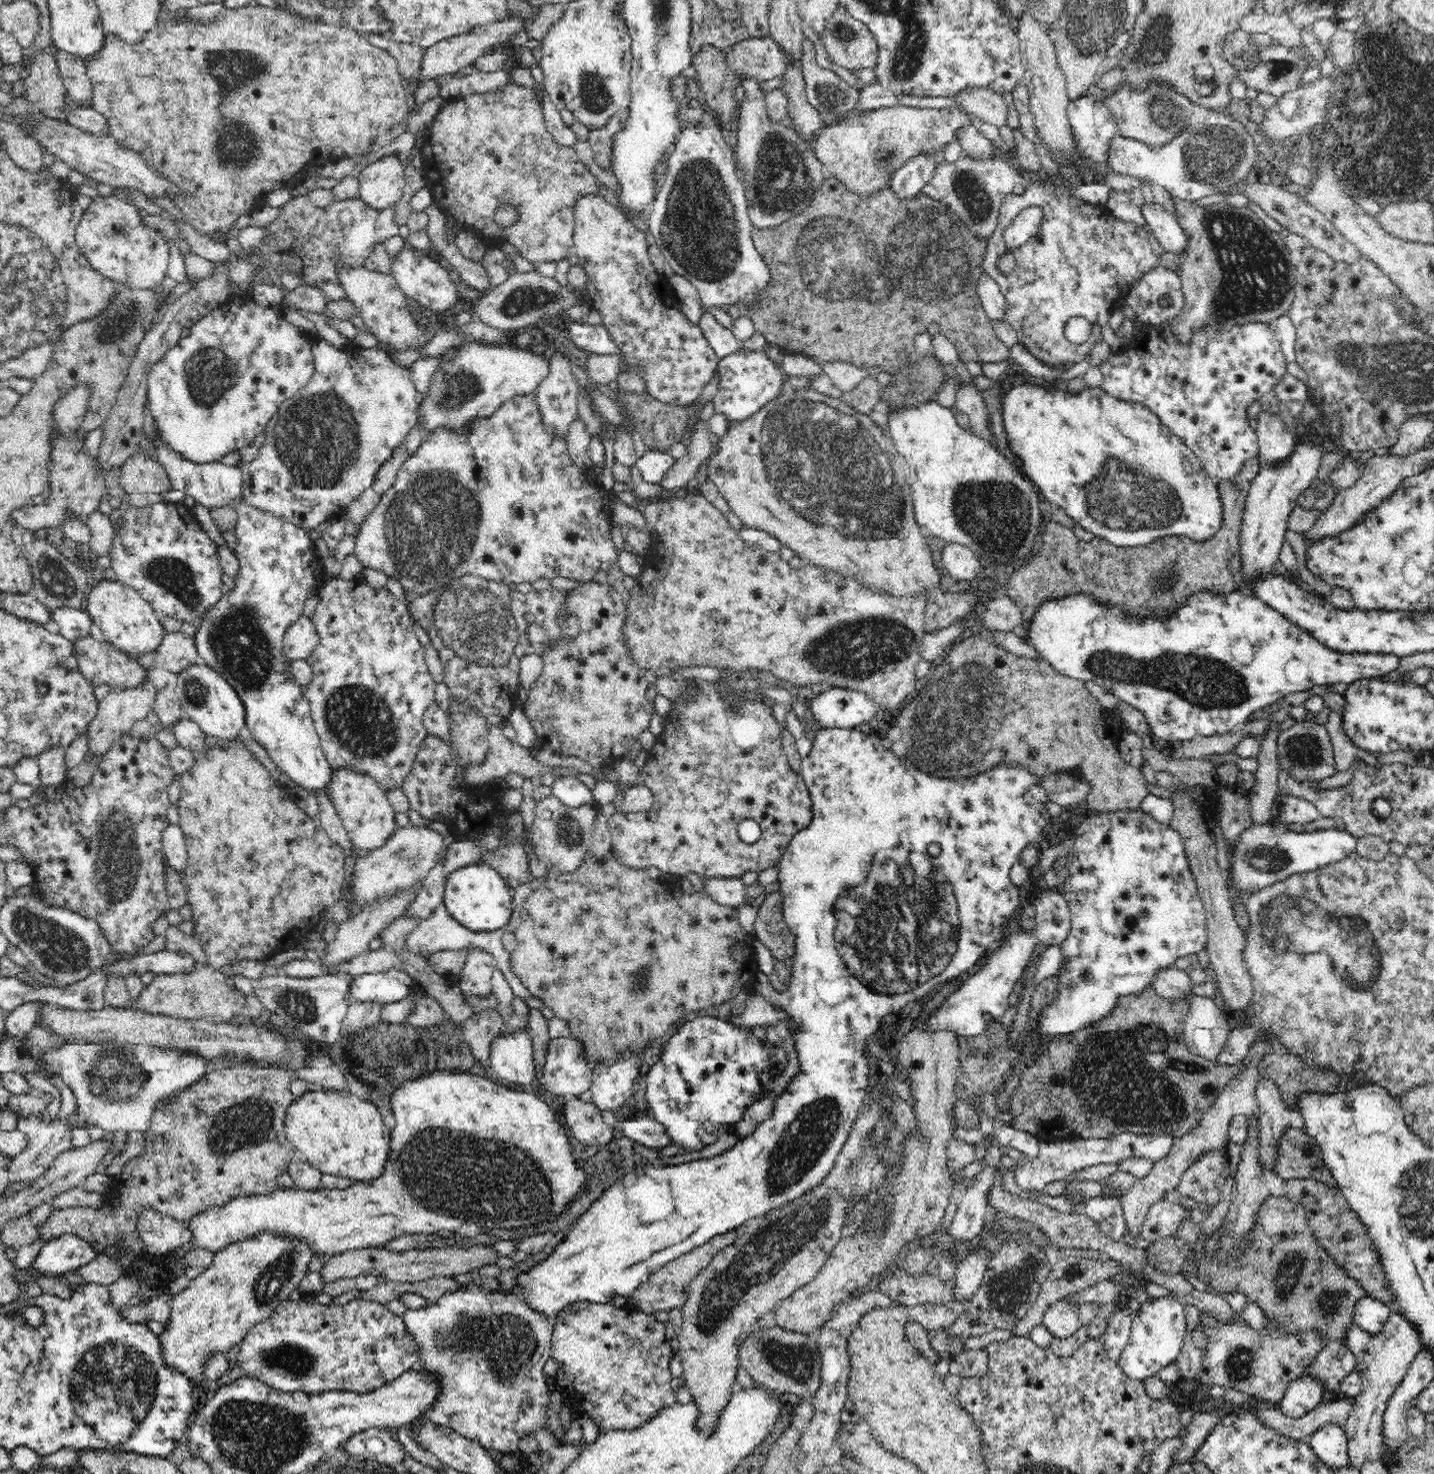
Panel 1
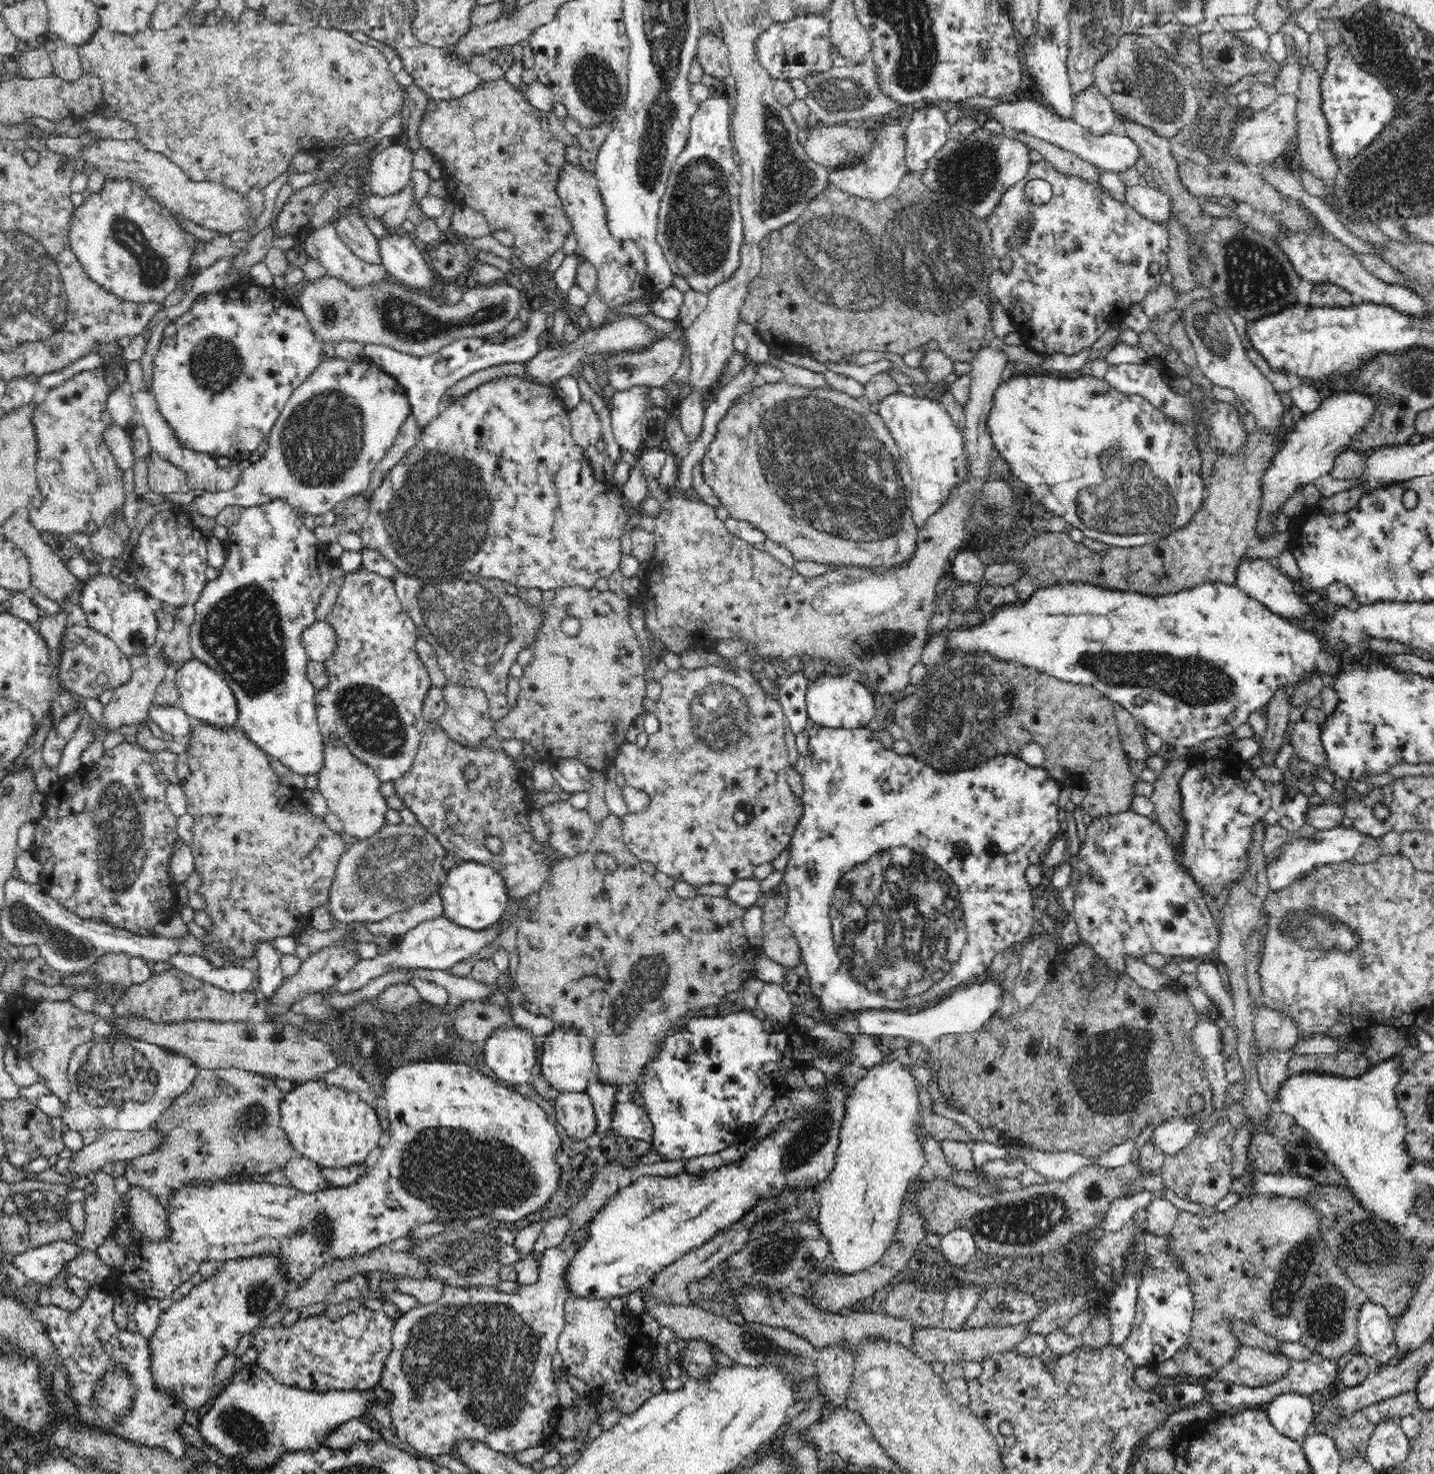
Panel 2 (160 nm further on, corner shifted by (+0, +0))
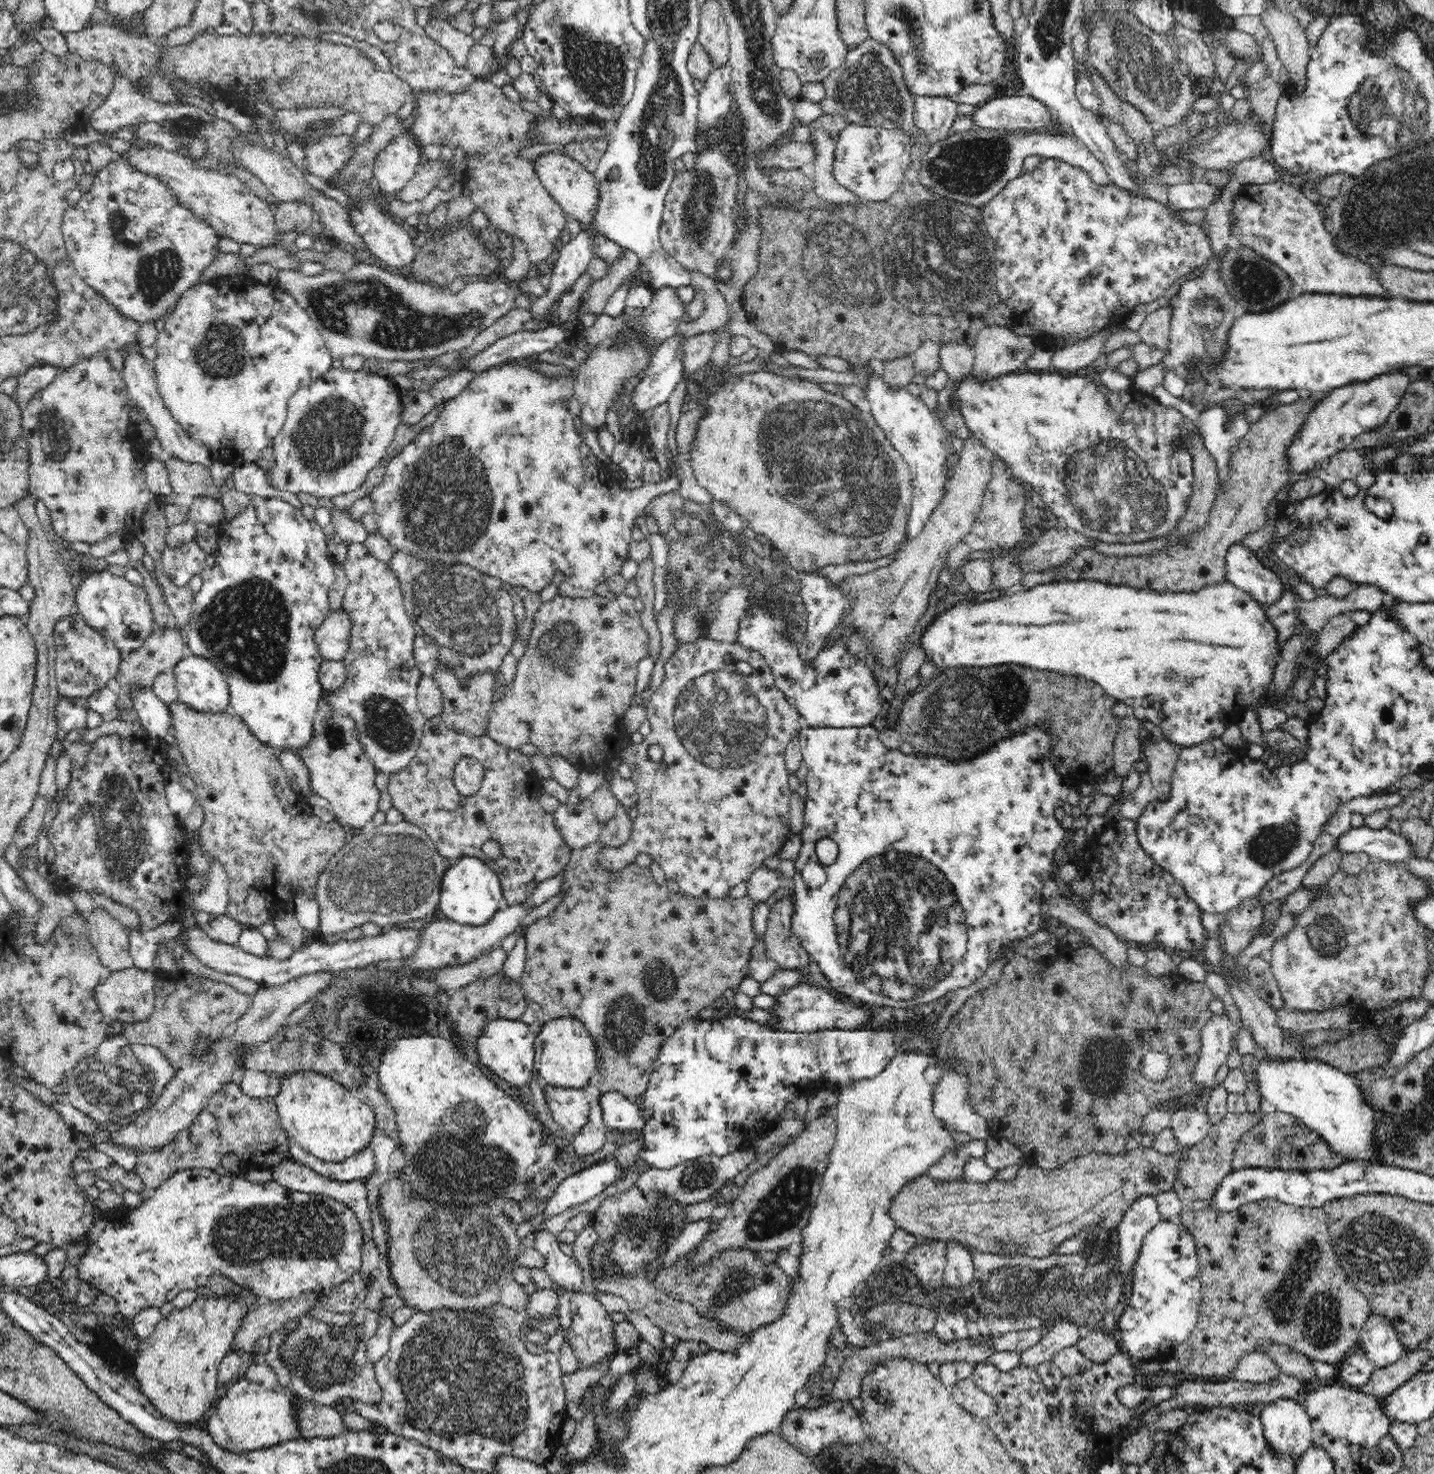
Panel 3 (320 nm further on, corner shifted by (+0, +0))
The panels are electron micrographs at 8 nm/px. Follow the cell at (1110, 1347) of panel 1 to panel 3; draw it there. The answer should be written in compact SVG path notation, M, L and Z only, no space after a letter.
M1144 1195L1138 1198L1125 1211L1120 1224L1117 1226L1119 1234L1118 1248L1120 1266L1119 1274L1122 1282L1122 1305L1124 1310L1134 1290L1135 1266L1141 1253L1146 1234L1161 1221L1155 1197Z

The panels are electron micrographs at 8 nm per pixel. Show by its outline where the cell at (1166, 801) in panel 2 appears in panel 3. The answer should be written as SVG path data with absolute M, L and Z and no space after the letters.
M1150 739L1145 746L1145 757L1149 762L1147 772L1154 790L1154 801L1168 802L1171 796L1173 774L1181 747L1168 741Z

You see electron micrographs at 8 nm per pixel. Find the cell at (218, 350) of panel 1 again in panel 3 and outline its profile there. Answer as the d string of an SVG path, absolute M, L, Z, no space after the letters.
M254 281L240 284L240 286L230 286L230 282L224 286L196 283L192 288L183 292L178 299L176 310L166 318L164 330L159 332L153 346L156 349L153 369L156 375L158 394L182 430L188 433L188 436L208 447L214 458L229 461L235 465L254 462L266 446L274 446L274 438L287 417L289 398L300 387L306 386L309 382L320 378L320 375L326 374L332 368L333 356L308 314L296 304L296 301L286 291L282 292L278 286L255 286Z

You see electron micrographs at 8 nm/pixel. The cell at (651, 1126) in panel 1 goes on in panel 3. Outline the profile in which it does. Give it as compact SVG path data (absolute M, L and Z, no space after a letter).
M607 1092L601 1095L603 1119L609 1129L619 1131L643 1131L646 1124L638 1101L626 1099L618 1092Z

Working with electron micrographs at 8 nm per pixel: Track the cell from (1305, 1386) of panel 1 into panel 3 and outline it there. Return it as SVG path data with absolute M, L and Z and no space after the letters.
M1278 1398L1258 1408L1261 1422L1272 1446L1300 1456L1313 1442L1312 1419L1293 1398Z

